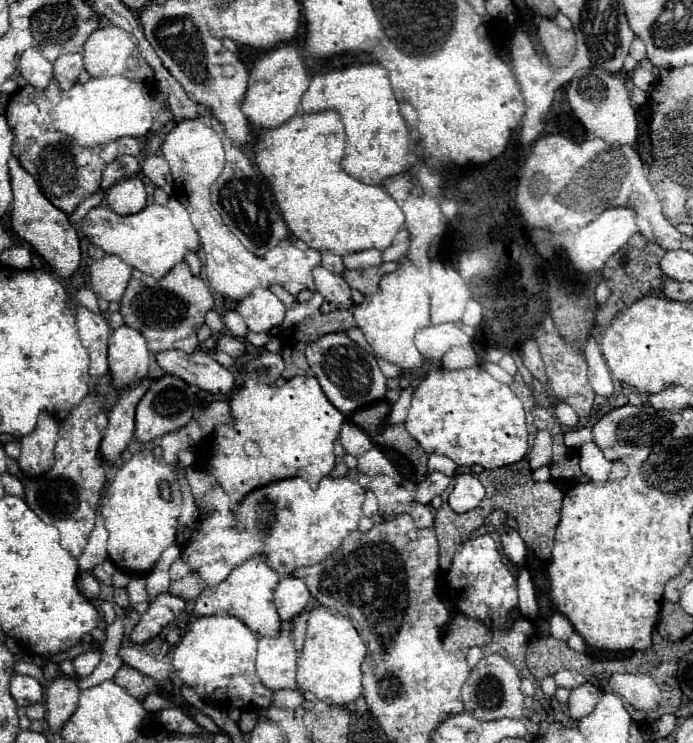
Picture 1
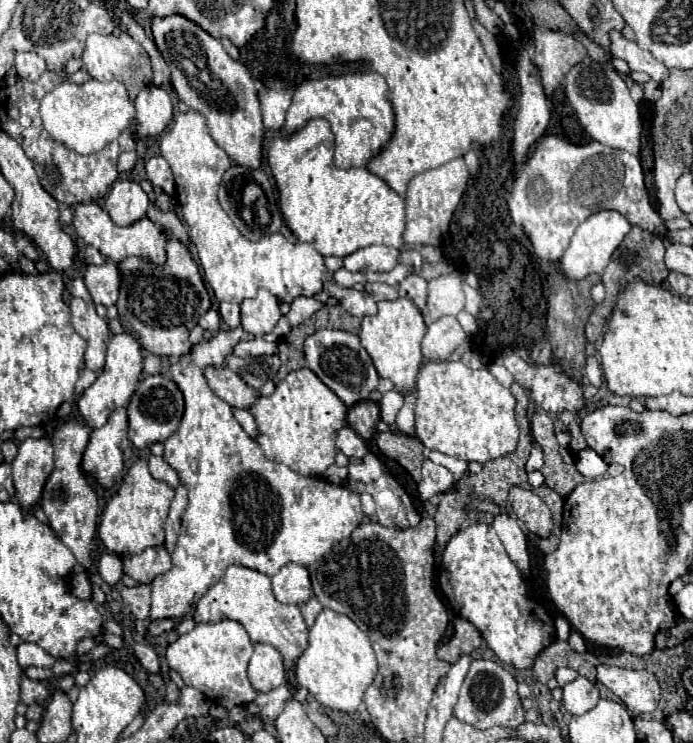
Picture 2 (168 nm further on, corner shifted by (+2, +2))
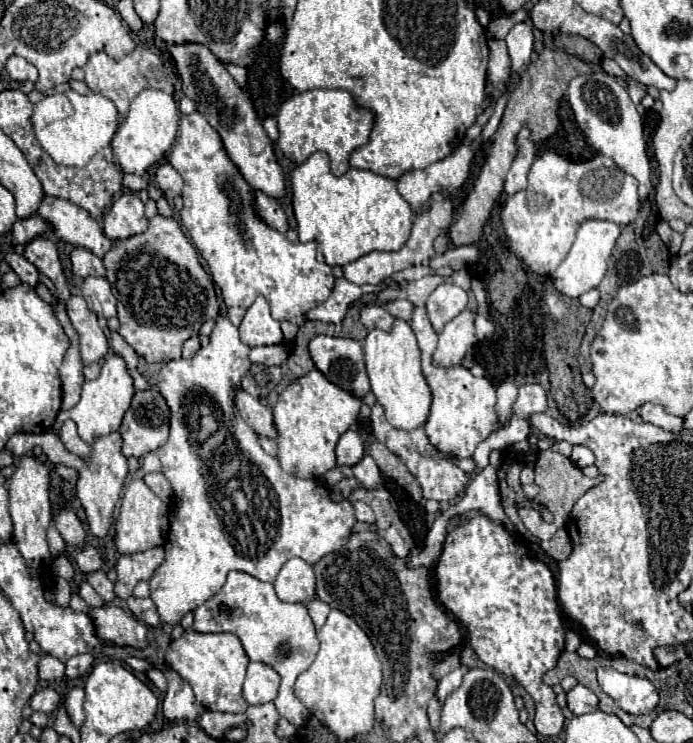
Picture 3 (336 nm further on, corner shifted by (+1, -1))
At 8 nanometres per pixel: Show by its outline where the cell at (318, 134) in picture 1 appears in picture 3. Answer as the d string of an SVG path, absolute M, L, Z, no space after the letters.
M316 151L304 163L296 165L296 169L290 173L290 185L292 185L292 207L298 223L300 243L316 241L318 251L324 257L324 263L328 263L330 267L334 265L342 267L346 263L352 263L370 251L398 251L410 235L412 211L410 205L398 195L396 181L392 179L354 167L348 169L344 175L336 177L330 173L328 155L324 151Z

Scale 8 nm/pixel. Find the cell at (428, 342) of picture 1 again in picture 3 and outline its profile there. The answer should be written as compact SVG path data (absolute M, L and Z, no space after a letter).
M464 309L458 317L444 325L442 333L438 335L438 347L432 355L432 361L442 367L460 365L464 355L470 353L474 345L474 315L470 309Z

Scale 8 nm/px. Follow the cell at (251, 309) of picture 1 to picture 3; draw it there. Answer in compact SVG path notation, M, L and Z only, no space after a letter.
M256 297L256 301L248 307L240 323L240 339L250 347L282 343L280 321L276 321L270 315L268 303L264 297Z

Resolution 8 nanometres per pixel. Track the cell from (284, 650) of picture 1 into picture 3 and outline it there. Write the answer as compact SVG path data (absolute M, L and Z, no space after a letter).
M252 661L248 665L242 691L248 705L274 701L278 695L278 687L280 687L280 675L268 663Z

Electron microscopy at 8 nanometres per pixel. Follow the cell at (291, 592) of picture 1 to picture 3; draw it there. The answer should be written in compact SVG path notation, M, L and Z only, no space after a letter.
M298 557L288 559L274 581L278 599L286 603L308 603L316 595L314 585L316 579L312 565L308 565Z

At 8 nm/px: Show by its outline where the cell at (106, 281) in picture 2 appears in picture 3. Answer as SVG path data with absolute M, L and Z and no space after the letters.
M86 277L82 281L82 297L88 301L92 311L102 313L106 319L116 315L116 297L112 295L106 277Z

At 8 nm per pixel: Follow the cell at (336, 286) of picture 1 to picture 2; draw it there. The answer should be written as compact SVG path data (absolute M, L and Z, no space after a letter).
M327 282L325 284L325 290L329 292L329 296L341 300L341 306L357 316L357 318L363 318L363 316L373 316L373 312L377 312L377 302L373 300L373 296L369 296L367 292L357 292L357 290L349 290L349 288L341 288L337 286L335 282Z

